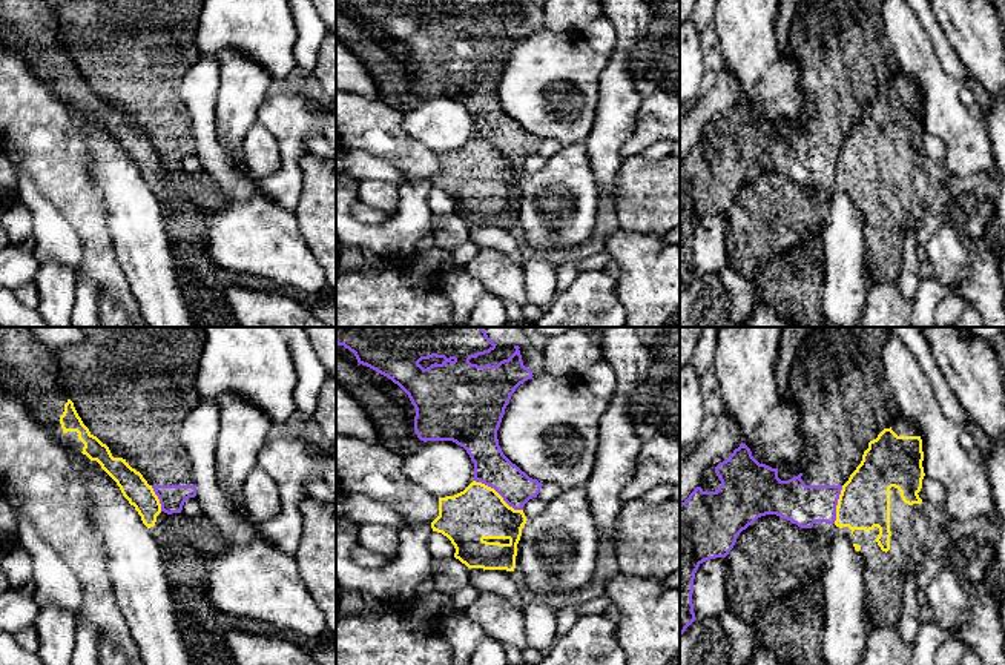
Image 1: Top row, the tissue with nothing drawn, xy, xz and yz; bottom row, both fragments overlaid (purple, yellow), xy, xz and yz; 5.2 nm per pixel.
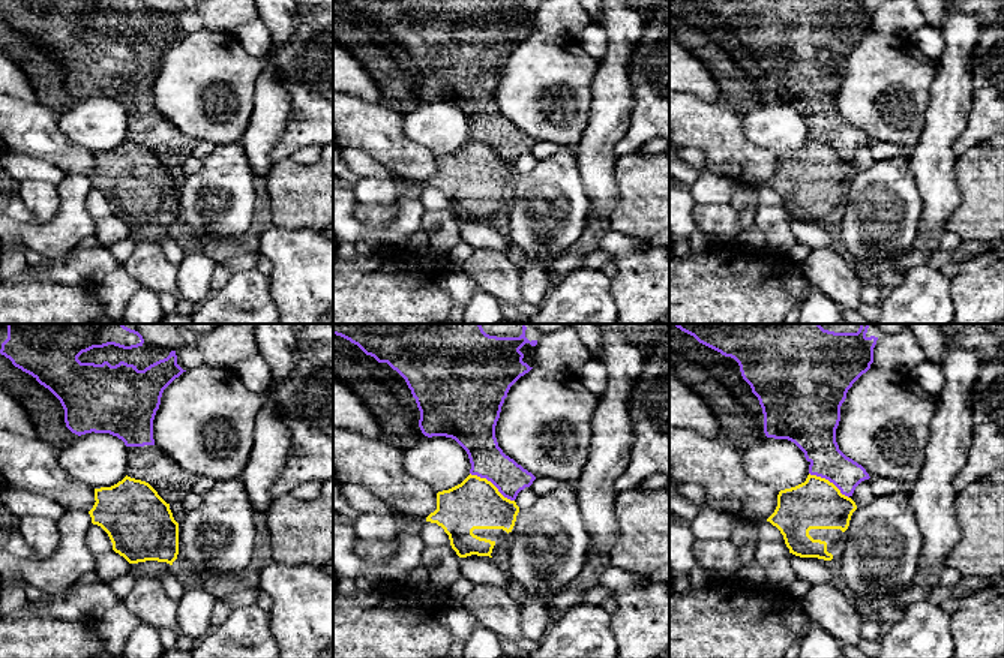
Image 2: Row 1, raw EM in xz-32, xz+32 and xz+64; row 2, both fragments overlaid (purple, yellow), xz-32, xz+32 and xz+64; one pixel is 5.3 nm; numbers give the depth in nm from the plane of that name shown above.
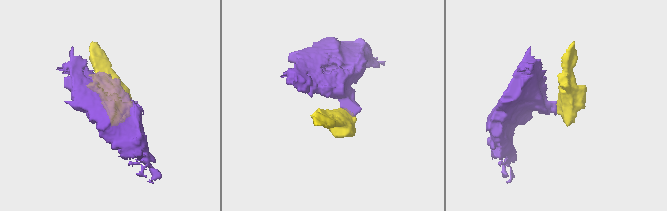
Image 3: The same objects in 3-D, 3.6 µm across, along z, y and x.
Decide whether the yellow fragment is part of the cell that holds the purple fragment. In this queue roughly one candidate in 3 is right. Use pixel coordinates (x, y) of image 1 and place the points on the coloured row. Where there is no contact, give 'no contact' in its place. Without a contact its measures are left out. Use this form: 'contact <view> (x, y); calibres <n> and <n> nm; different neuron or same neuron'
contact xz (499, 493); calibres 190 and 280 nm; different neuron

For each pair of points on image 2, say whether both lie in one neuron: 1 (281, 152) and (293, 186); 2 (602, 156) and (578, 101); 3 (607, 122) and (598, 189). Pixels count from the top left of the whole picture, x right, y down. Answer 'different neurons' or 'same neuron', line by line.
1: different neurons
2: different neurons
3: same neuron

